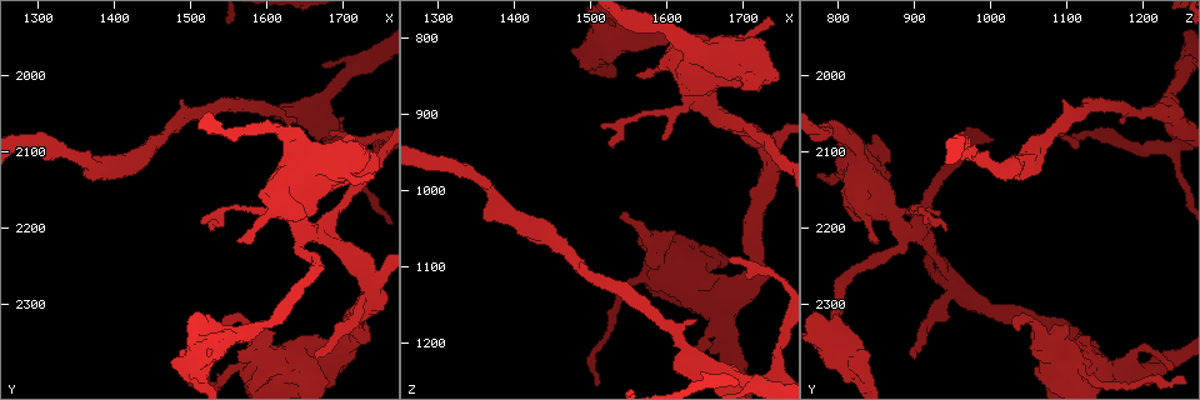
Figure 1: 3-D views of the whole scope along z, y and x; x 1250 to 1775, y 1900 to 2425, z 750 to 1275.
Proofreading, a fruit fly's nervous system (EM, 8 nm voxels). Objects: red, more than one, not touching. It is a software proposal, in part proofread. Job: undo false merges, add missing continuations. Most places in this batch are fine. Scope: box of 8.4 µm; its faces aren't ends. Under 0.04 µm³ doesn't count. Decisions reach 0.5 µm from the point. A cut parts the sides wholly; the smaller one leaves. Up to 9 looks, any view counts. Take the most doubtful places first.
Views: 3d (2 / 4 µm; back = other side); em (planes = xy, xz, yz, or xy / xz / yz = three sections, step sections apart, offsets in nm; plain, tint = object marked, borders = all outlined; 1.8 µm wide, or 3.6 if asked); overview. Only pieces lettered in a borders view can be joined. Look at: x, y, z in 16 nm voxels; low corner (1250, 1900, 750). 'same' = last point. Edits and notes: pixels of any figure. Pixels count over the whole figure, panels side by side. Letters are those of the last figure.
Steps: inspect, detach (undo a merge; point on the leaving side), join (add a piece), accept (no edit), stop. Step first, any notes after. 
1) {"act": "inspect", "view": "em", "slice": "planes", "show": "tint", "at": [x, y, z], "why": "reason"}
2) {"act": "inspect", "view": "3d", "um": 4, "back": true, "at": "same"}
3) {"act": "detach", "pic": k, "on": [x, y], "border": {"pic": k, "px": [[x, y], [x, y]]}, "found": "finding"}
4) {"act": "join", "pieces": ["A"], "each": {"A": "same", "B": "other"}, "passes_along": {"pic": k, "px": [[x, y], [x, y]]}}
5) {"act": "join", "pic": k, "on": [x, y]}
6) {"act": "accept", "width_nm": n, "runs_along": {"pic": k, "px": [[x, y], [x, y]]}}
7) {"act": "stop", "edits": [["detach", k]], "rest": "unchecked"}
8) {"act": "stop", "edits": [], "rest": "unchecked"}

{"act": "inspect", "view": "em", "slice": "planes", "show": "borders", "at": [1655, 2205, 885], "why": "a fork"}

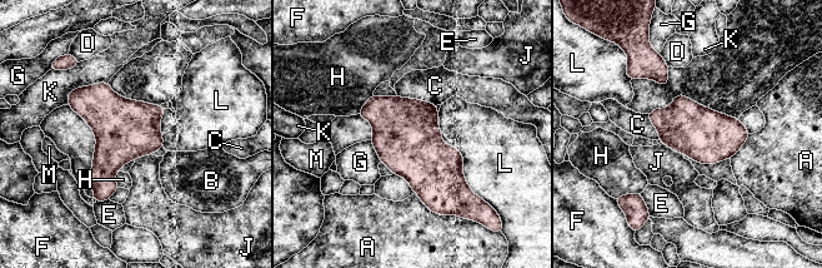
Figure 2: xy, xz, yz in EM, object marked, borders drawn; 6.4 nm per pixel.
{"act": "accept", "each": {"A": "other", "B": "other", "C": "other", "D": "other", "E": "other", "F": "other", "G": "other", "H": "other", "J": "other", "K": "other", "L": "other", "M": "other"}, "found": "all the same cell"}

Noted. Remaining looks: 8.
{"act": "inspect", "view": "3d", "um": 4, "at": [1665, 2365, 900], "why": "an open end"}

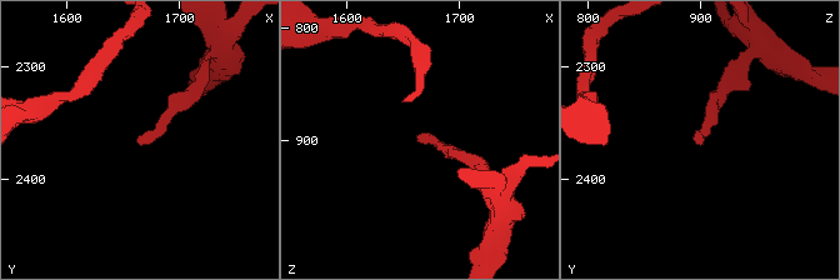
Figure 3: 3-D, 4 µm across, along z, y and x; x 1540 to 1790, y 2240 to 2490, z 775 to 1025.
{"act": "inspect", "view": "em", "slice": "planes", "show": "borders", "at": [1662, 2364, 902]}

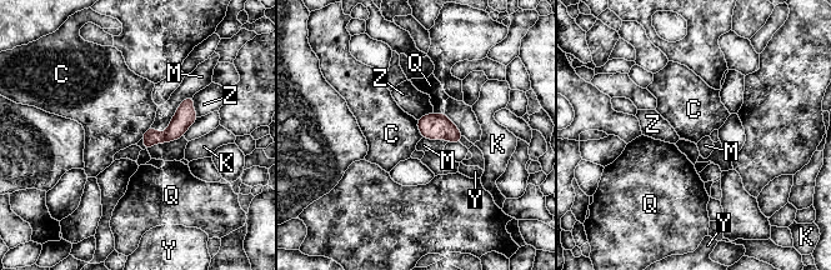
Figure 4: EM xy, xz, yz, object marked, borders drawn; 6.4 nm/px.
{"act": "accept", "longest_contact_nm": ["M", 340], "each": {"C": "other", "K": "other", "M": "other", "Q": "other", "Y": "other", "Z": "other"}, "border": {"pic": 4, "px": [[416, 120], [416, 126], [422, 136]]}, "found": "none of them fits"}

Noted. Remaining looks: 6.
{"act": "inspect", "view": "em", "slice": "planes", "show": "borders", "at": [1680, 2070, 1095], "why": "thin end"}

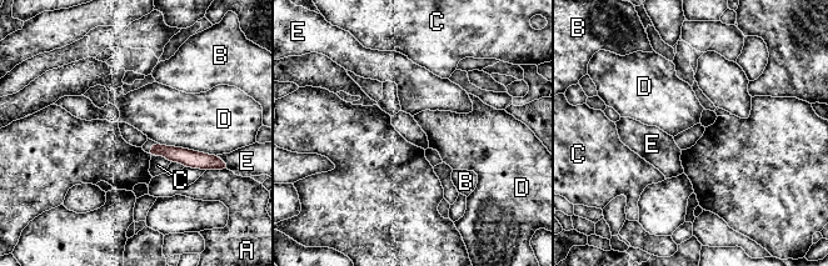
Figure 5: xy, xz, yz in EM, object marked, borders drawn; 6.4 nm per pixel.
{"act": "accept", "each": {"A": "other", "B": "other", "C": "other", "D": "other", "E": "other"}, "border": {"pic": 5, "px": [[156, 141], [215, 155]]}, "found": "none of them fits"}

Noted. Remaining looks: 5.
{"act": "inspect", "view": "em", "um": 3.6, "slice": "planes", "show": "borders", "at": [1600, 2385, 1105], "why": "calibre changes"}

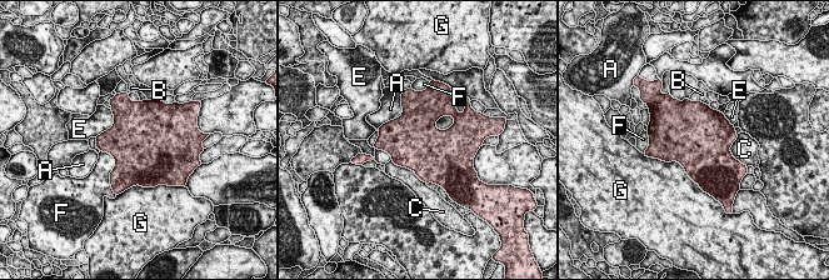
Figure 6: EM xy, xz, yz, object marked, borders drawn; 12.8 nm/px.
{"act": "accept", "longest_contact_nm": ["G", 550], "each": {"A": "other", "B": "other", "C": "other", "E": "other", "F": "other", "G": "other"}, "border": {"pic": 6, "px": [[110, 108], [113, 124], [95, 138]]}, "found": "all the same cell"}

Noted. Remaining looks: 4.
{"act": "stop", "edits": [], "rest": "unchecked"}

